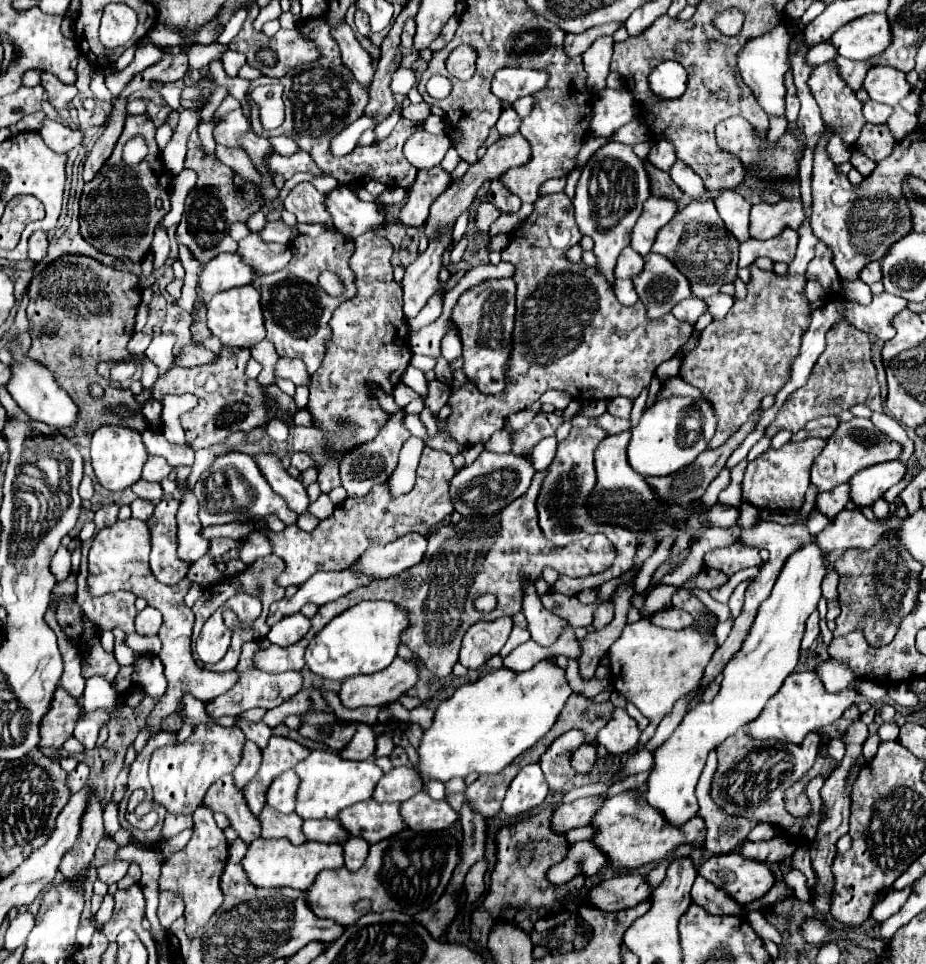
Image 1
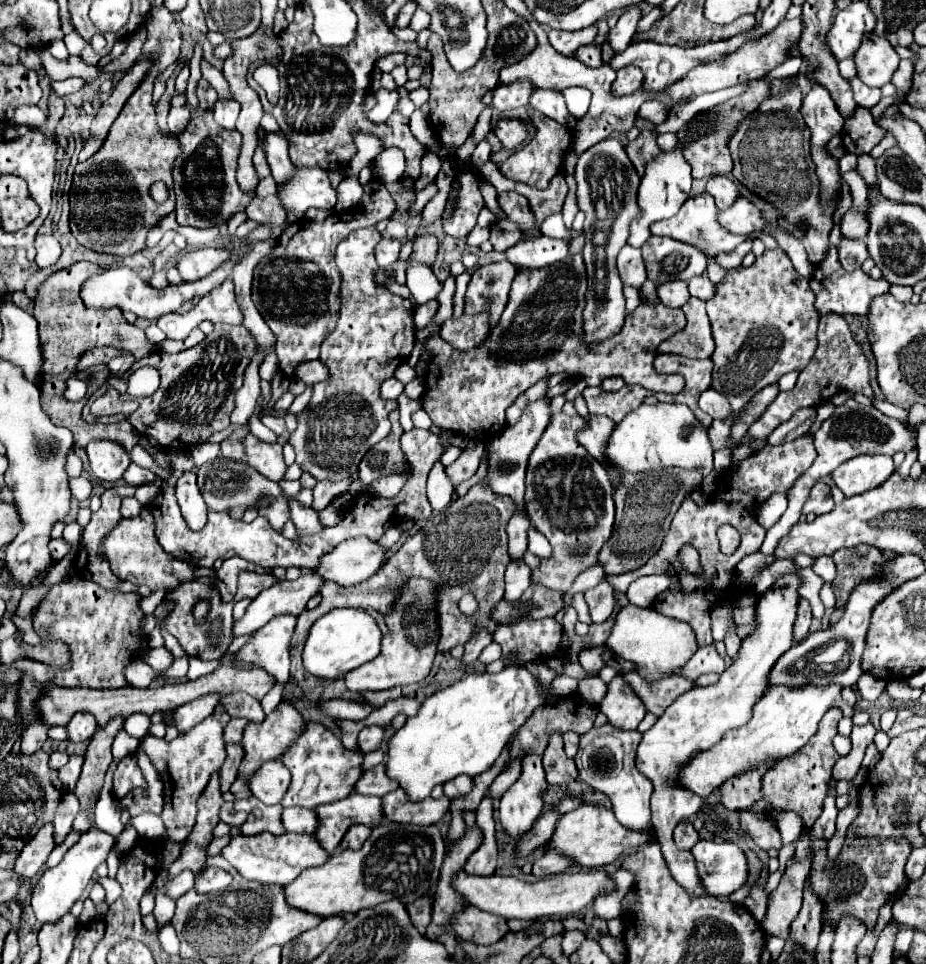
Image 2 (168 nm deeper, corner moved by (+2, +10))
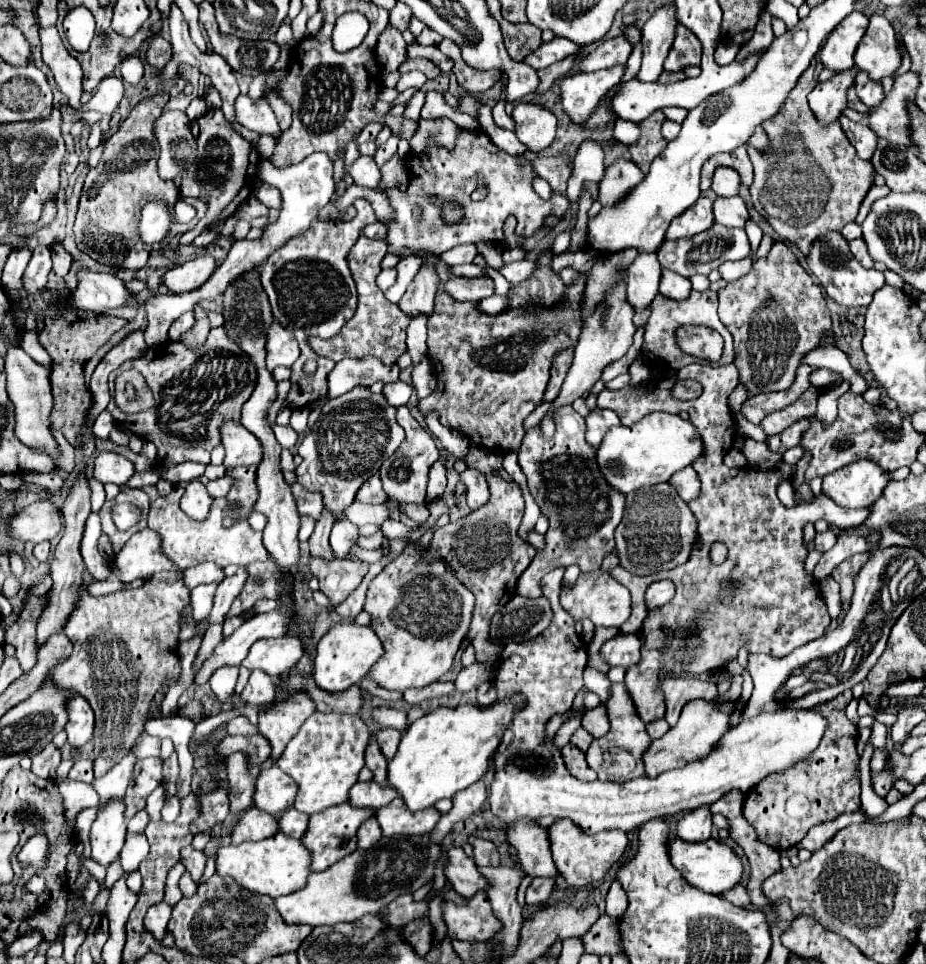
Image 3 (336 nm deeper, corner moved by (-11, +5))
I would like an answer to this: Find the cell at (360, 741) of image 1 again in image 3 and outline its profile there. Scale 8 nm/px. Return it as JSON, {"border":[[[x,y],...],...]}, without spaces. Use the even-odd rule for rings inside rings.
{"border":[[[380,729],[376,733],[376,739],[378,739],[378,745],[384,753],[384,757],[390,761],[398,749],[398,743],[402,739],[402,733],[398,729]]]}

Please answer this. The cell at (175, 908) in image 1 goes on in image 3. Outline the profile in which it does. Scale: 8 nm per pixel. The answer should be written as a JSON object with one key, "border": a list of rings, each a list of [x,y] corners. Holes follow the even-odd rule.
{"border":[[[186,847],[182,851],[182,859],[180,859],[186,867],[186,871],[192,875],[194,883],[200,883],[204,867],[206,867],[206,855],[202,851],[196,851],[194,847]]]}

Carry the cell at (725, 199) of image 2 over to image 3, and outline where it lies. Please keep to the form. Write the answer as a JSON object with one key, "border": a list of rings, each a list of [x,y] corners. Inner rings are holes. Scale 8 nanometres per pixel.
{"border":[[[718,167],[718,171],[714,173],[714,183],[712,183],[712,191],[718,197],[736,197],[740,189],[740,175],[734,169],[728,167]]]}

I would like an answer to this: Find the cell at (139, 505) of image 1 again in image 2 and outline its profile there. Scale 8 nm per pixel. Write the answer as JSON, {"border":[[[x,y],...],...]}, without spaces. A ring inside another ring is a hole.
{"border":[[[157,478],[155,482],[151,482],[151,484],[141,484],[139,488],[137,488],[137,492],[135,492],[135,498],[143,504],[143,506],[147,506],[149,502],[153,502],[153,498],[159,494],[159,488],[161,488],[161,480]]]}

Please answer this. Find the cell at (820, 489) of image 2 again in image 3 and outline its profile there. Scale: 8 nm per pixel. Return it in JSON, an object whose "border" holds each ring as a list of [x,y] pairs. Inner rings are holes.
{"border":[[[692,290],[689,297],[682,301],[656,295],[650,311],[652,313],[646,323],[642,346],[646,357],[652,363],[656,361],[660,367],[682,367],[676,379],[700,381],[704,387],[702,395],[692,401],[678,401],[670,395],[672,379],[654,379],[634,389],[604,389],[598,395],[598,407],[616,411],[622,425],[626,427],[654,411],[686,411],[702,435],[708,455],[706,459],[694,463],[694,469],[702,479],[702,495],[694,499],[694,503],[688,503],[690,511],[698,519],[700,543],[692,549],[684,565],[662,573],[662,579],[674,581],[676,595],[660,609],[652,609],[644,623],[644,627],[658,627],[658,635],[662,635],[666,627],[668,631],[664,637],[648,639],[648,643],[642,645],[640,663],[626,671],[628,695],[644,723],[652,723],[664,717],[664,699],[658,687],[664,681],[666,671],[702,673],[708,669],[722,669],[728,659],[738,655],[740,645],[746,645],[750,653],[786,657],[794,649],[822,637],[830,625],[830,615],[820,595],[818,583],[802,567],[808,555],[807,547],[802,545],[802,529],[806,523],[816,523],[818,519],[826,519],[832,530],[850,529],[862,523],[862,519],[868,515],[868,509],[840,509],[824,493],[820,493],[812,503],[784,507],[775,490],[782,481],[790,481],[790,477],[796,475],[796,466],[782,460],[775,466],[776,469],[765,472],[754,468],[728,469],[722,463],[722,439],[734,437],[734,421],[728,409],[728,397],[738,385],[738,371],[734,365],[726,365],[734,361],[734,345],[732,335],[716,313],[717,292],[706,290],[698,293]],[[684,323],[706,325],[722,335],[722,359],[704,365],[704,359],[682,353],[676,343],[675,331],[676,327]],[[692,363],[703,365],[690,365]],[[720,365],[724,367],[712,367]],[[714,541],[720,541],[728,547],[728,559],[722,565],[710,563],[708,551]]]}

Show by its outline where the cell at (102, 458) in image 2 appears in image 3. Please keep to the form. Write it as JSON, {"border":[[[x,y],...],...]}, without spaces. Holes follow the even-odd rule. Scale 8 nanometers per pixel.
{"border":[[[110,451],[98,453],[94,461],[94,477],[100,483],[116,483],[124,487],[132,475],[134,475],[134,463],[128,461],[126,457]]]}

